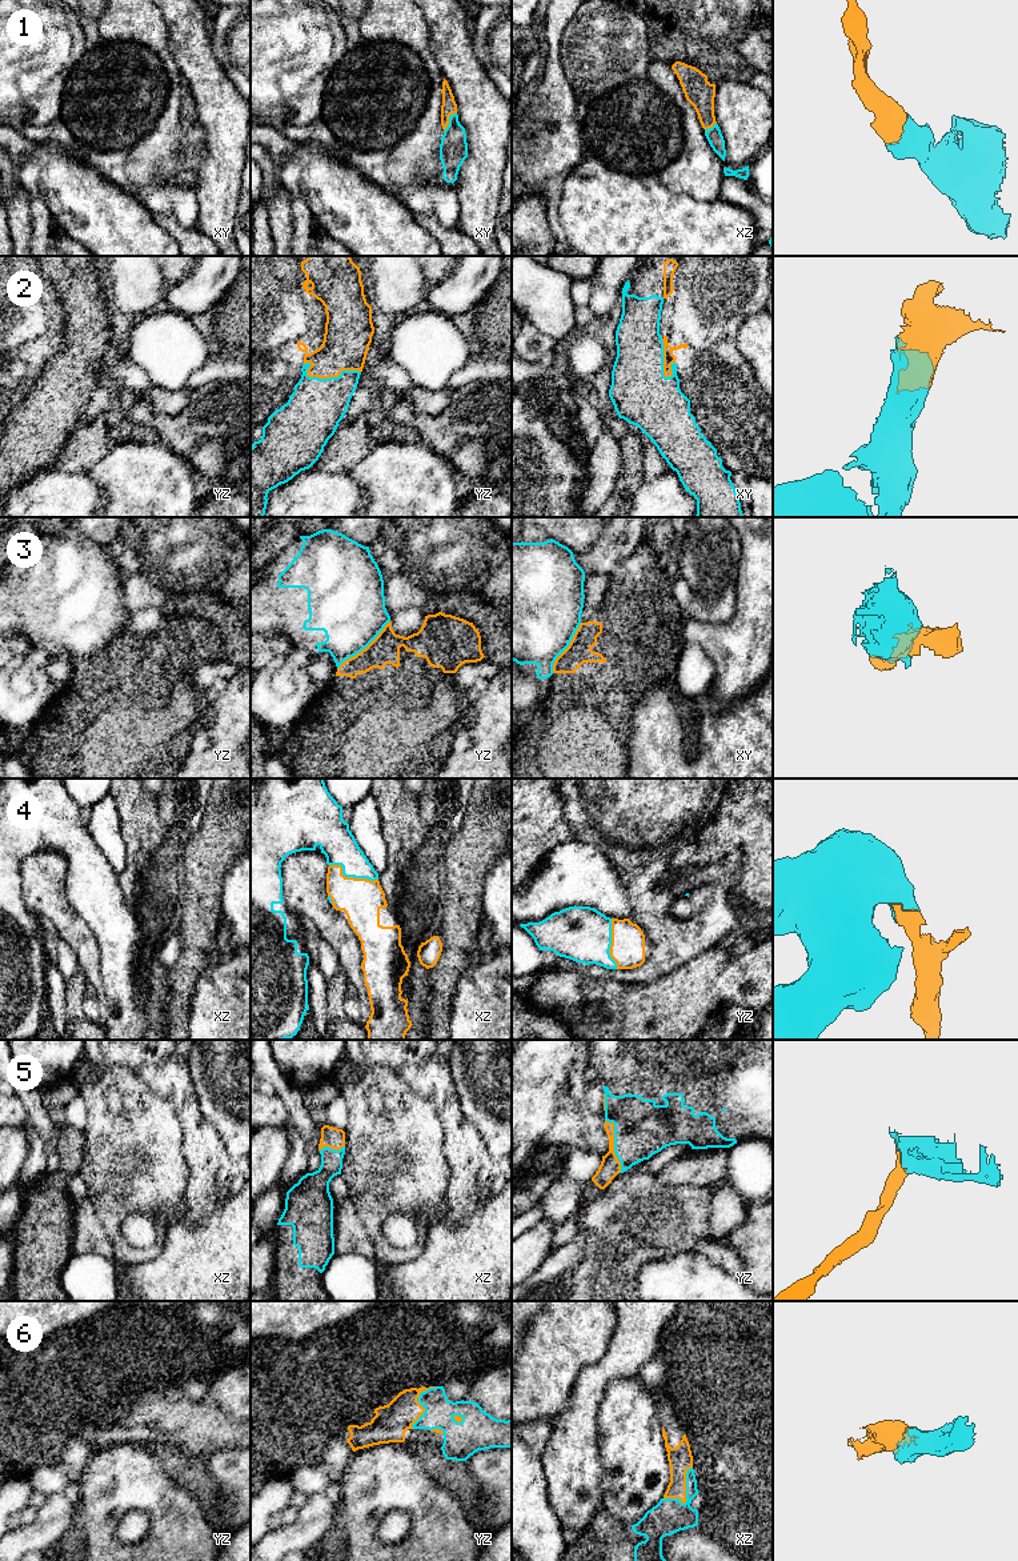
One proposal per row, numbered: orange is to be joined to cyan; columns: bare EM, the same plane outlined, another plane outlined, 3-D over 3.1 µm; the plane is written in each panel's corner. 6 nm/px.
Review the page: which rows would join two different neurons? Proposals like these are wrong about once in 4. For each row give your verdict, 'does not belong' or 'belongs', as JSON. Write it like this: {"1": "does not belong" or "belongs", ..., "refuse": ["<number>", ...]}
{"1": "belongs", "2": "belongs", "3": "does not belong", "4": "belongs", "5": "belongs", "6": "belongs", "refuse": ["3"]}

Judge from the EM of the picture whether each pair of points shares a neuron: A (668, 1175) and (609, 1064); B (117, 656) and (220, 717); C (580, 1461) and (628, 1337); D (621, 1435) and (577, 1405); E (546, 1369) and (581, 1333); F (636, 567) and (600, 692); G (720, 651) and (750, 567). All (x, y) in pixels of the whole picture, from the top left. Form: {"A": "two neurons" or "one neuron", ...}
{"A": "two neurons", "B": "two neurons", "C": "one neuron", "D": "two neurons", "E": "one neuron", "F": "one neuron", "G": "one neuron"}

